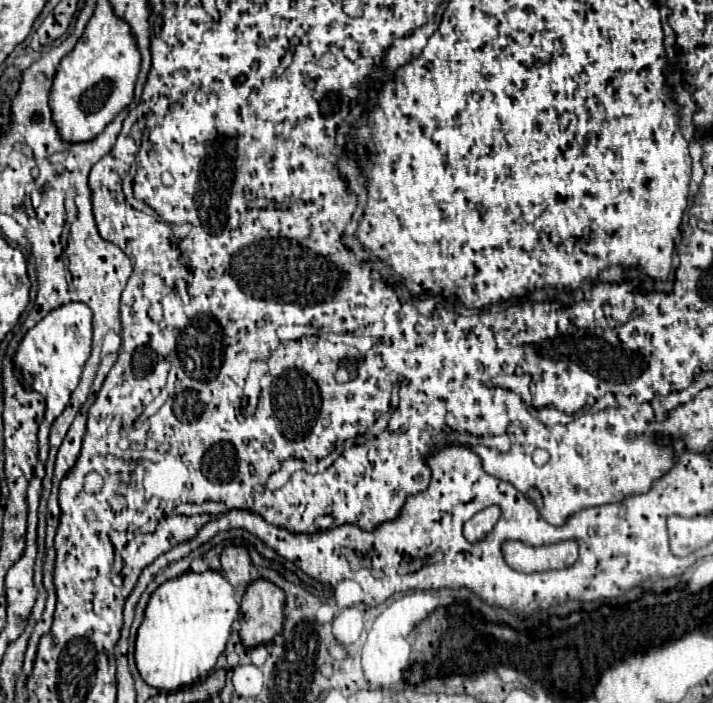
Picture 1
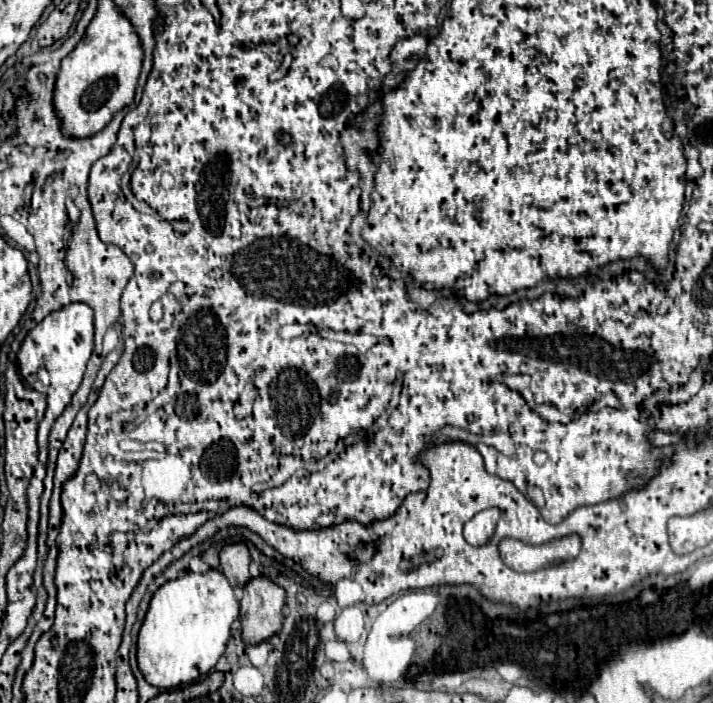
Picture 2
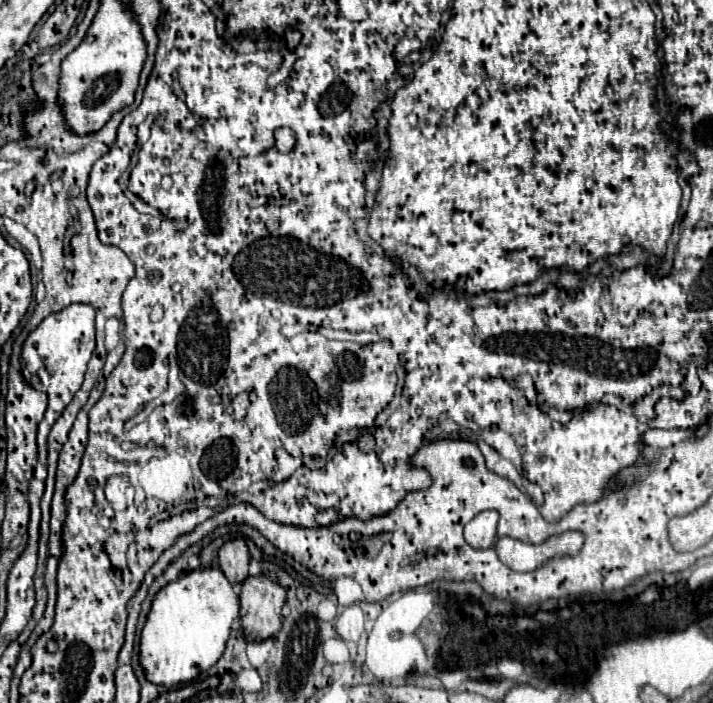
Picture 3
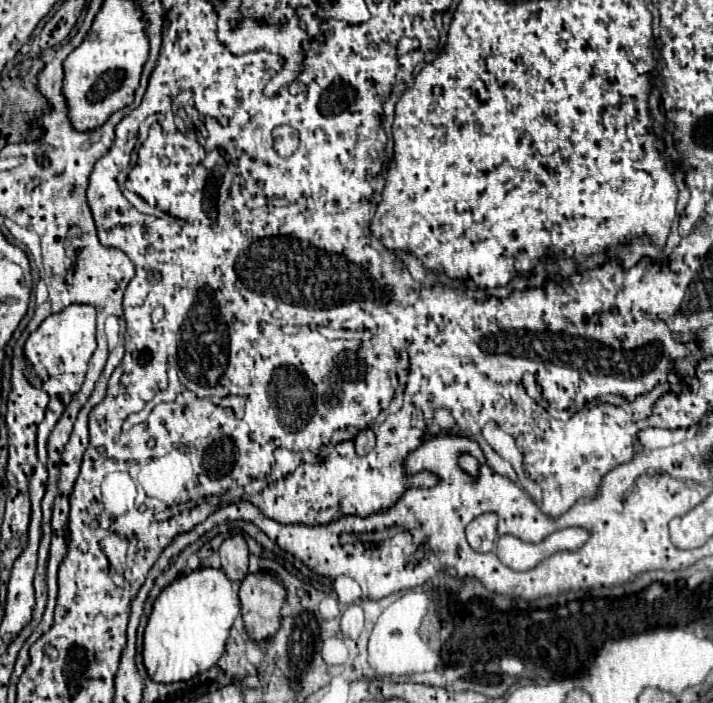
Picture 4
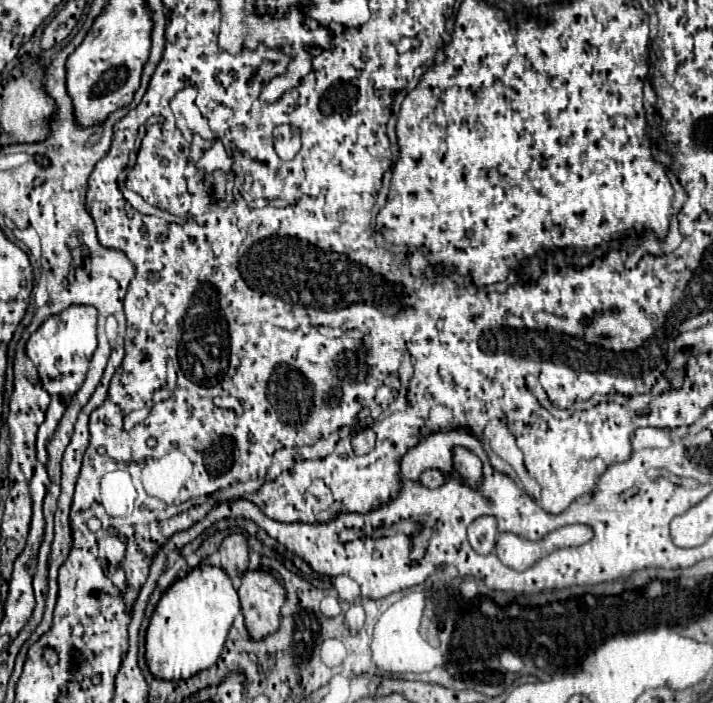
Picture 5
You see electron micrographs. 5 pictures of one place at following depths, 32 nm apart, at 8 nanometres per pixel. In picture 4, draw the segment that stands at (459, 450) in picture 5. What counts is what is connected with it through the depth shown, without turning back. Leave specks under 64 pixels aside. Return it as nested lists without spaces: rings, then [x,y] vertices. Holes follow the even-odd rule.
[[[462,452],[462,454],[458,456],[458,466],[460,466],[466,474],[470,474],[470,476],[478,476],[478,468],[480,468],[480,464],[478,464],[478,460],[476,460],[472,454]]]

